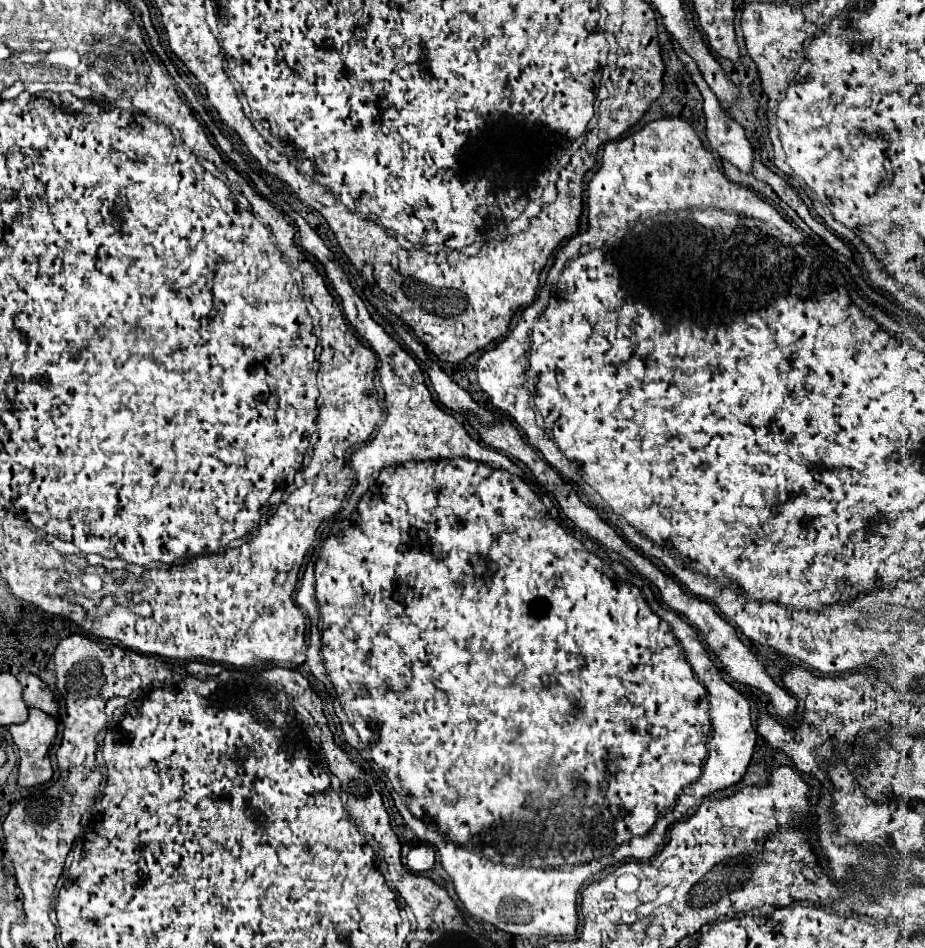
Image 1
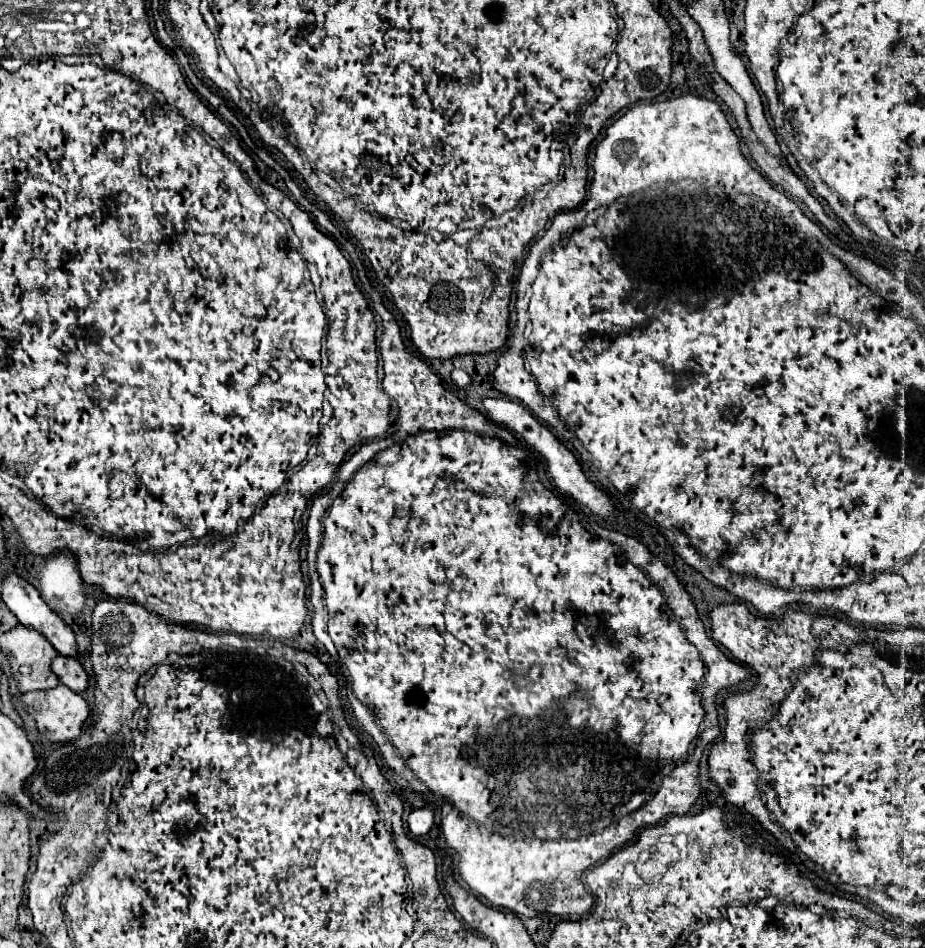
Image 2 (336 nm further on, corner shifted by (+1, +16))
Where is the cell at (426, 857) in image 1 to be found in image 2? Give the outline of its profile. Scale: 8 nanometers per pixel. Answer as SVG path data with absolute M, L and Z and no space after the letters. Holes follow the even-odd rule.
M419 808L419 810L413 810L407 818L407 824L409 824L409 830L411 834L415 836L425 836L431 826L433 826L433 812L429 808Z

